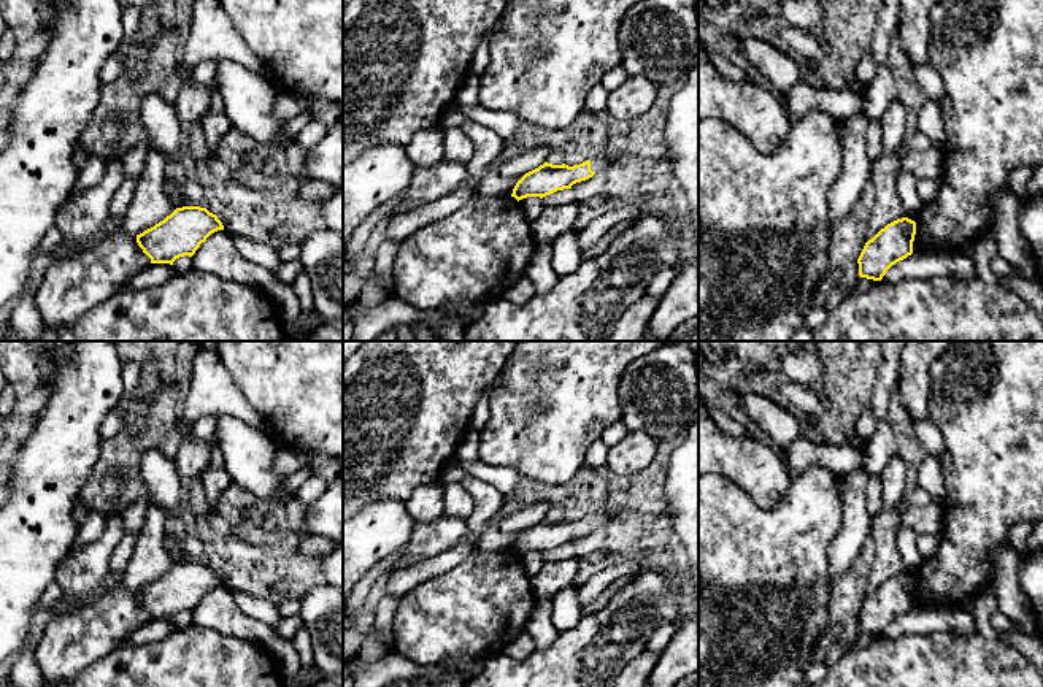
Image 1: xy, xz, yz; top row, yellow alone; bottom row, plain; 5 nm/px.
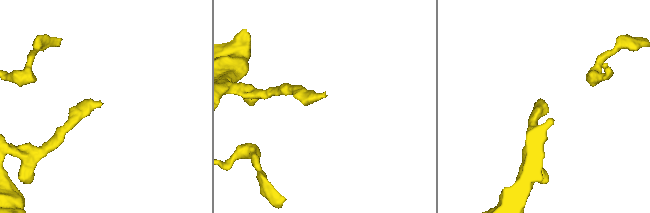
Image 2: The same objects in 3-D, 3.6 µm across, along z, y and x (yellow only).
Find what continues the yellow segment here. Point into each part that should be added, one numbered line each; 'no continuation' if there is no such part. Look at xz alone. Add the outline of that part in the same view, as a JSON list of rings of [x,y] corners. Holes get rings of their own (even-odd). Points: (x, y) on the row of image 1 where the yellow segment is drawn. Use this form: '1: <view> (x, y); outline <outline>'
1: xz (599, 164); outline [[[610,152],[603,157],[591,159],[591,170],[597,175],[603,171],[608,165],[618,160],[618,152]]]

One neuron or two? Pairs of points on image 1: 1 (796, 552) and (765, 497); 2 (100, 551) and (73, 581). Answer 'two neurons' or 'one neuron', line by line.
1: two neurons
2: one neuron

